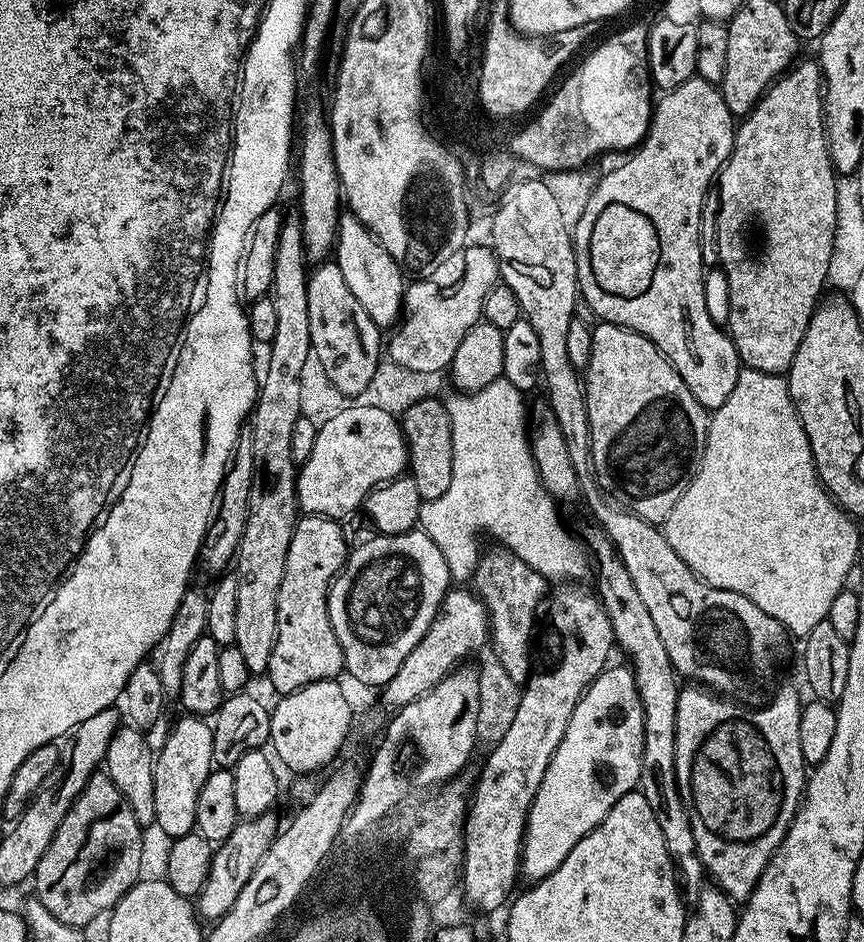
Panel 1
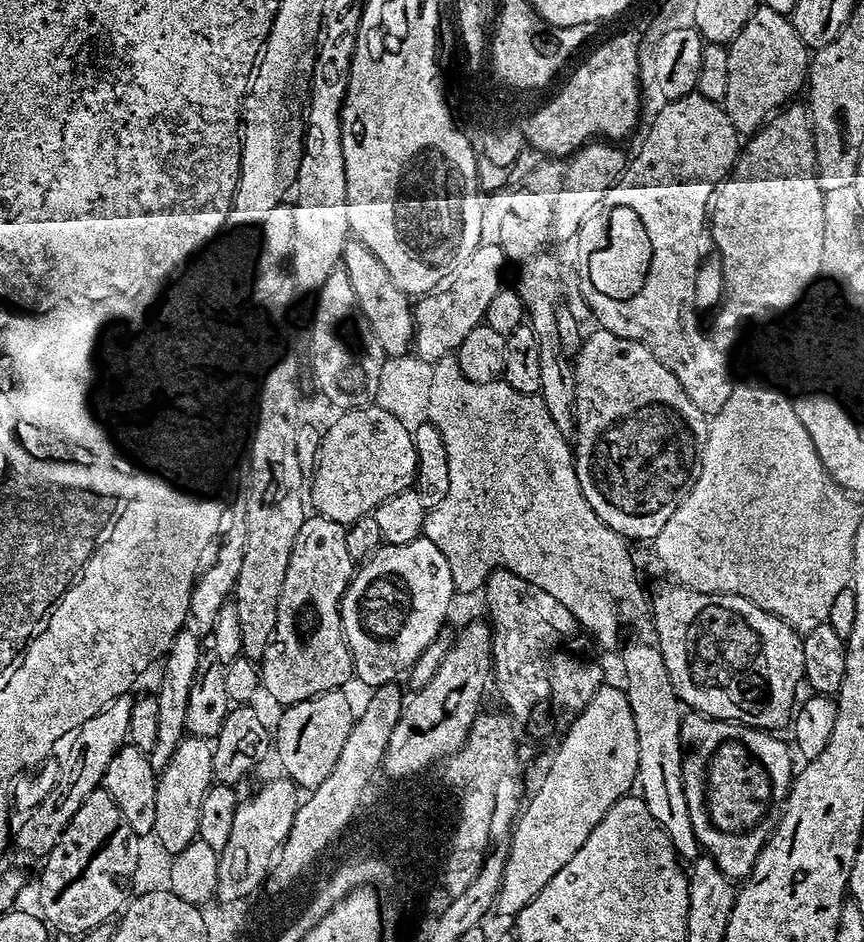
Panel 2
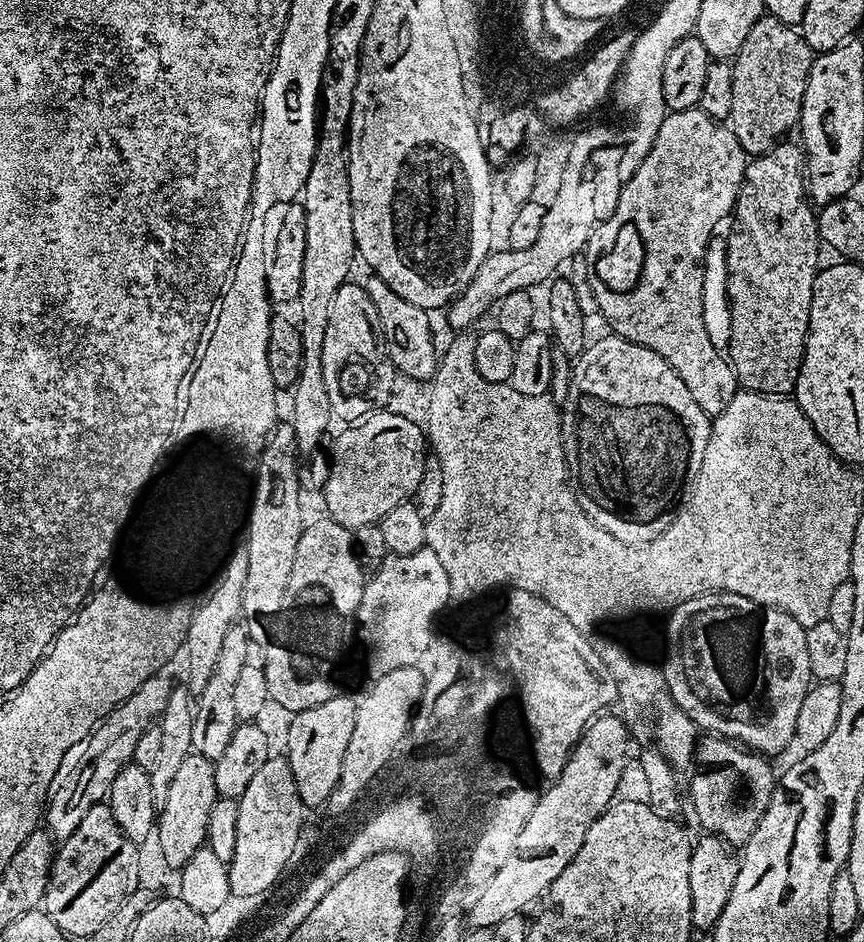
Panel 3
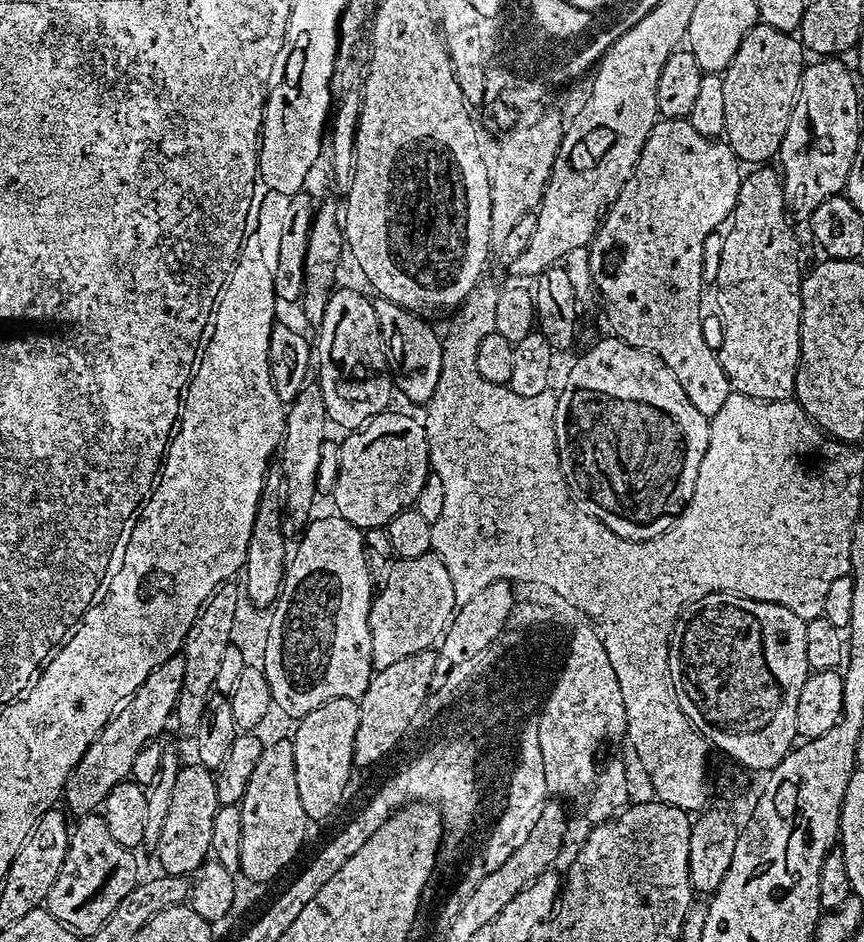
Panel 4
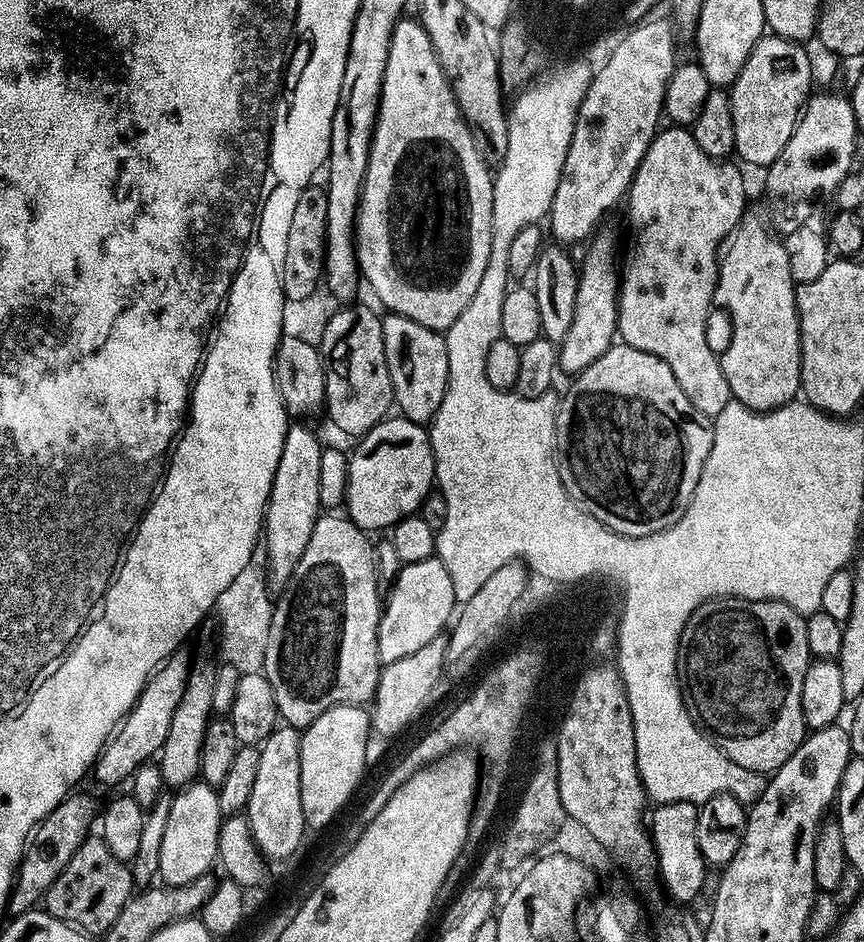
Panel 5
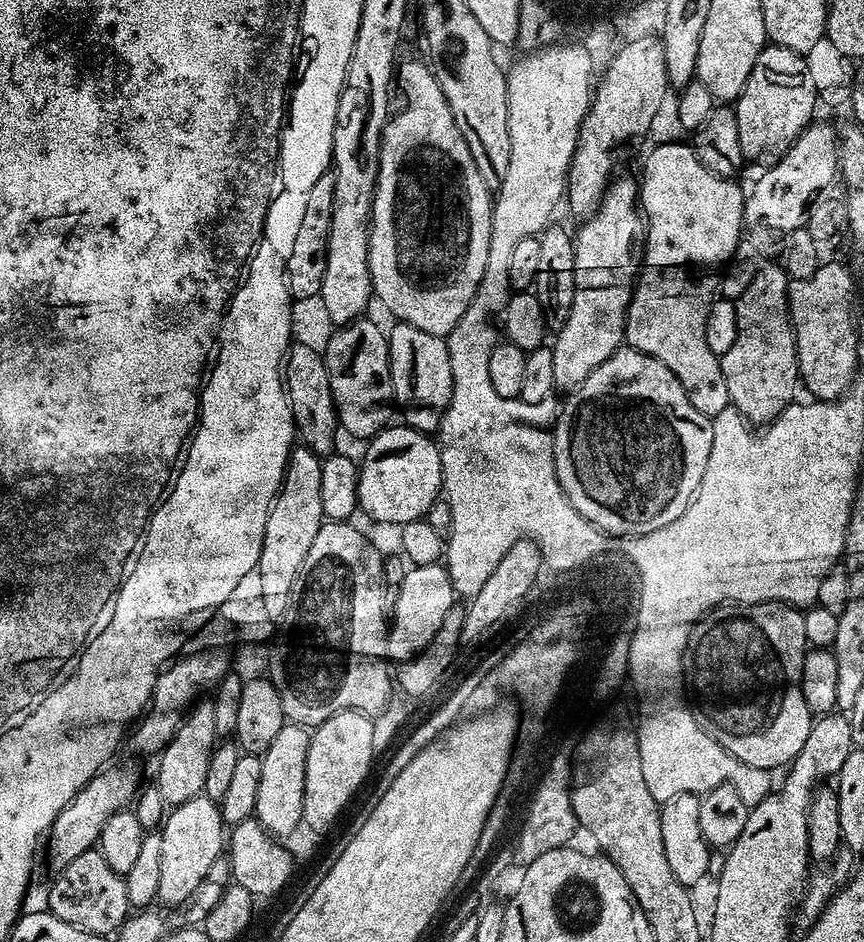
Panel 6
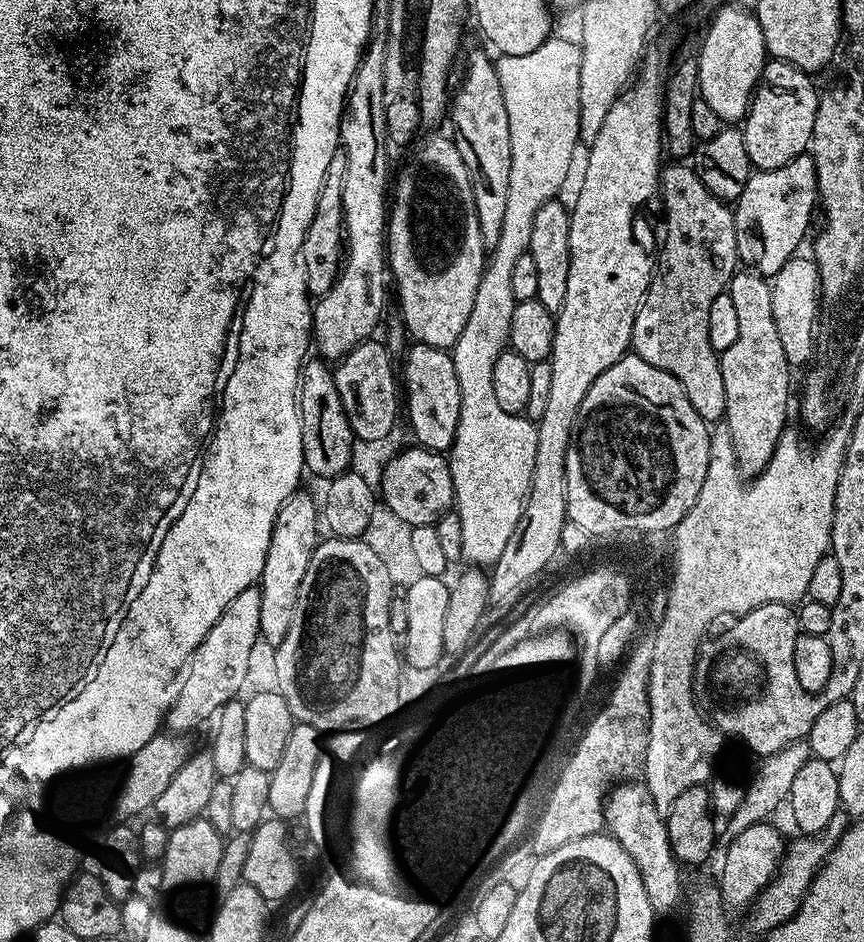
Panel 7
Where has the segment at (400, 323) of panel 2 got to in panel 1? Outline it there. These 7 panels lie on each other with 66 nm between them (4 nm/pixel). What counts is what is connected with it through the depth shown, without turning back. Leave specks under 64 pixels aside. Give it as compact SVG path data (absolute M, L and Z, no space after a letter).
M344 214L336 229L334 261L359 305L381 330L388 330L399 321L404 310L405 269L378 242L378 238L358 217Z

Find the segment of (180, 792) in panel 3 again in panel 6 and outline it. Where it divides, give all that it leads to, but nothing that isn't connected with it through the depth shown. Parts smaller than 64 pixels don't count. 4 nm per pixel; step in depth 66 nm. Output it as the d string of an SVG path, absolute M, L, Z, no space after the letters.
M203 794L190 798L190 802L175 805L165 815L159 833L162 838L162 878L158 882L158 890L154 896L155 899L161 900L161 902L159 901L161 905L169 904L170 907L179 909L181 906L187 905L195 896L198 886L206 878L210 866L214 866L214 862L221 859L222 853L225 851L226 825L224 819L220 817L220 805Z

